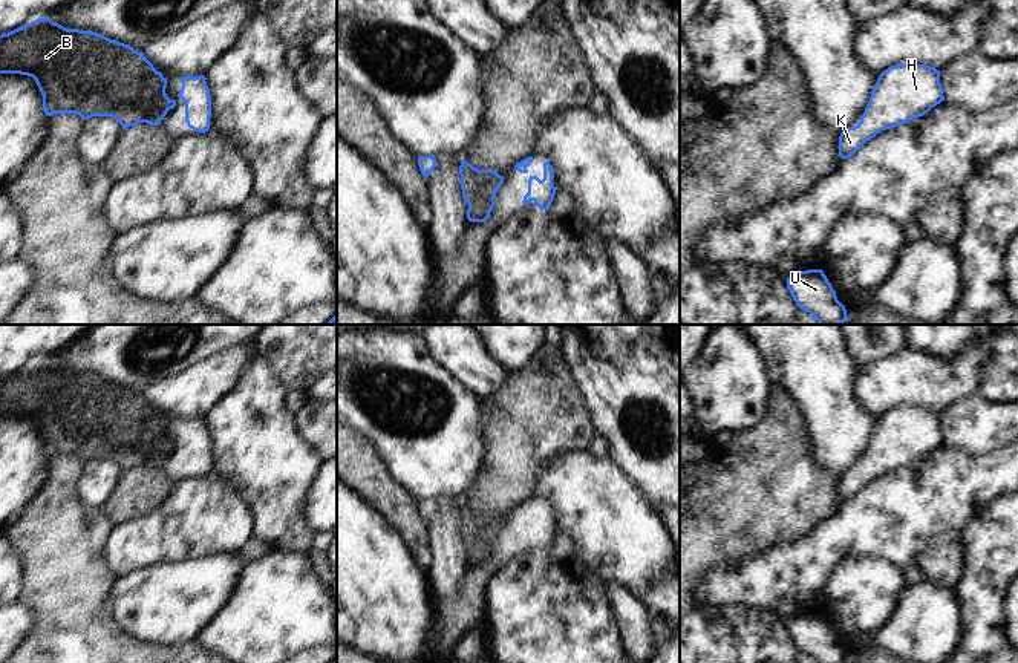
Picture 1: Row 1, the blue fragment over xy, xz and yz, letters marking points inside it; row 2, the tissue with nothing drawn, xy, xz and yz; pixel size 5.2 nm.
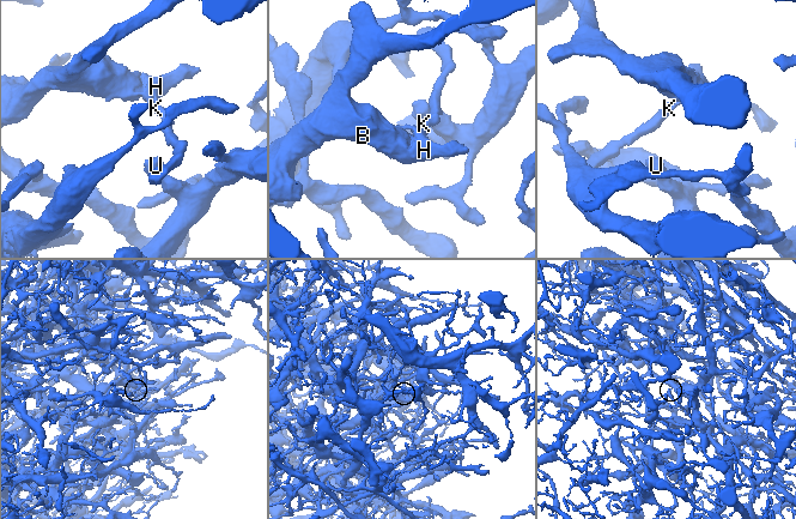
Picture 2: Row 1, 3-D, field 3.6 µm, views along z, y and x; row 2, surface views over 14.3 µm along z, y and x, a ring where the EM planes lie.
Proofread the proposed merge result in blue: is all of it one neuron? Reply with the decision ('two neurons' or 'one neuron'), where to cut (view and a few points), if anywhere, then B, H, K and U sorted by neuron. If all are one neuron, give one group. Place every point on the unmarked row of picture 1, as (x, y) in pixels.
one neuron; cut none; groups B H K U

